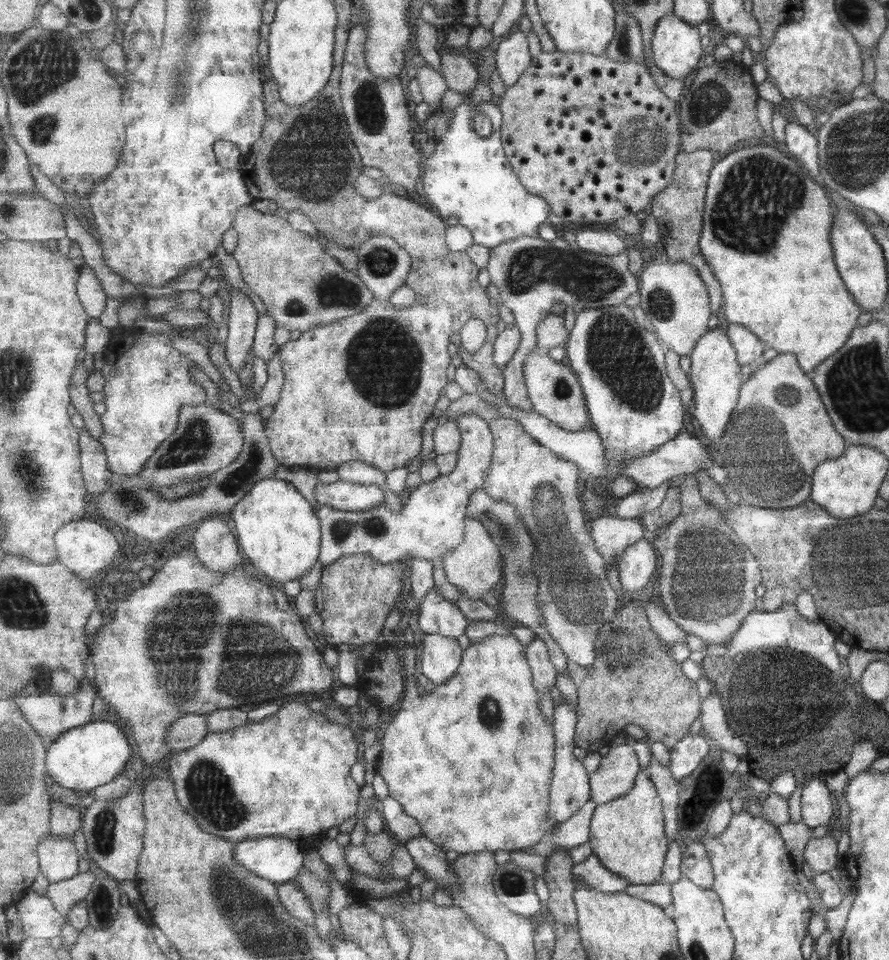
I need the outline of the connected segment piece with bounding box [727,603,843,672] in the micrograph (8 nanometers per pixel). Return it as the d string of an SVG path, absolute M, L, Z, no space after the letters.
M784 604L782 608L774 610L774 612L760 612L752 610L742 620L740 628L736 634L730 636L730 656L750 650L750 648L772 648L772 646L786 646L798 652L804 652L812 658L816 658L820 664L824 664L828 670L832 672L840 672L842 670L842 663L838 658L838 652L834 647L835 636L830 632L830 628L826 623L818 620L816 624L804 620L795 604Z

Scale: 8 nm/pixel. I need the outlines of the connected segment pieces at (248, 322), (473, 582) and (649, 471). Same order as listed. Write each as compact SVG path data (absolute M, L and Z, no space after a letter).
M234 287L230 294L227 353L231 365L240 373L254 352L261 312L246 292Z
M470 518L466 523L466 541L446 555L445 568L449 579L464 591L465 596L480 600L502 580L503 556L490 529L481 520Z
M690 427L685 428L677 438L670 440L670 442L658 447L652 454L644 455L642 457L630 457L624 459L622 463L622 474L630 476L636 480L640 485L646 485L650 490L654 490L662 486L666 482L670 482L674 476L680 474L698 474L698 471L708 471L710 479L714 479L721 488L726 485L726 470L722 468L721 462L712 460L708 449L700 440L693 436Z

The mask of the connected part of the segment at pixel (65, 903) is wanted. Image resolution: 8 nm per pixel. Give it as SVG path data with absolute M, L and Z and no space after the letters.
M92 872L81 873L68 881L51 884L47 895L54 900L54 905L63 918L69 920L73 909L87 900L97 880Z

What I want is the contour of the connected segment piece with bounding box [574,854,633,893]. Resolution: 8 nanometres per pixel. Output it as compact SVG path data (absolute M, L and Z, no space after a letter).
M596 854L586 862L578 863L574 875L578 886L582 881L594 890L606 893L626 891L630 886L633 886L628 878L623 878L620 874L615 874L610 868L607 868Z

